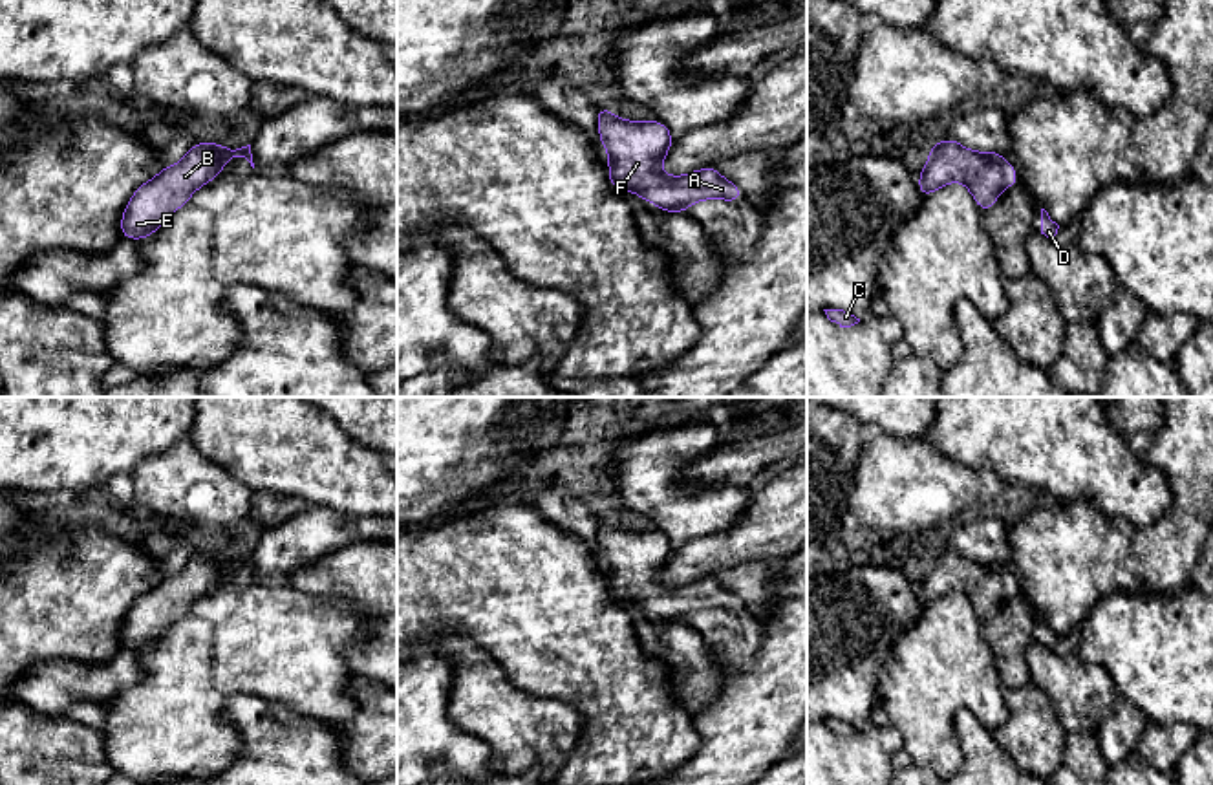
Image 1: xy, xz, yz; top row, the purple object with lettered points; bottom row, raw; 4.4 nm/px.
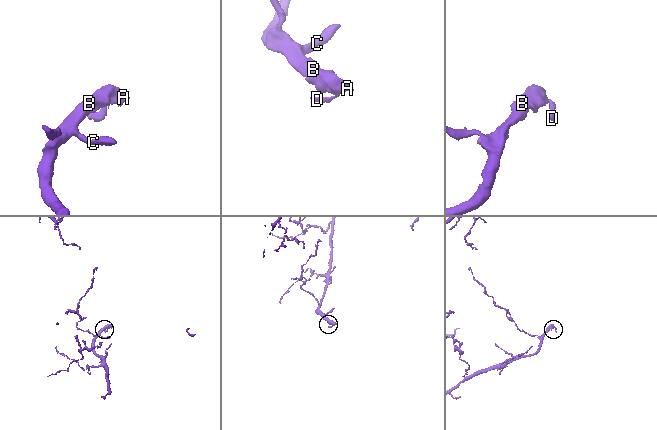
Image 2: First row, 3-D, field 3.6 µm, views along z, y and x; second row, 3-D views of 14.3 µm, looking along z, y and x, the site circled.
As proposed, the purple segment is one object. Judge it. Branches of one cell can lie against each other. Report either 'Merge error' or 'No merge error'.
No merge error

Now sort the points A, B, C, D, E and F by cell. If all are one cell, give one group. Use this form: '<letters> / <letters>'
A B C D E F

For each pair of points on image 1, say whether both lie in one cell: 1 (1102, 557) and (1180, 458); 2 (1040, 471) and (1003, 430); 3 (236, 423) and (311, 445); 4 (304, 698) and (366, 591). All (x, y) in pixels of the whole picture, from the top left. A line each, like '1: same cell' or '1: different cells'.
1: same cell
2: same cell
3: same cell
4: different cells

